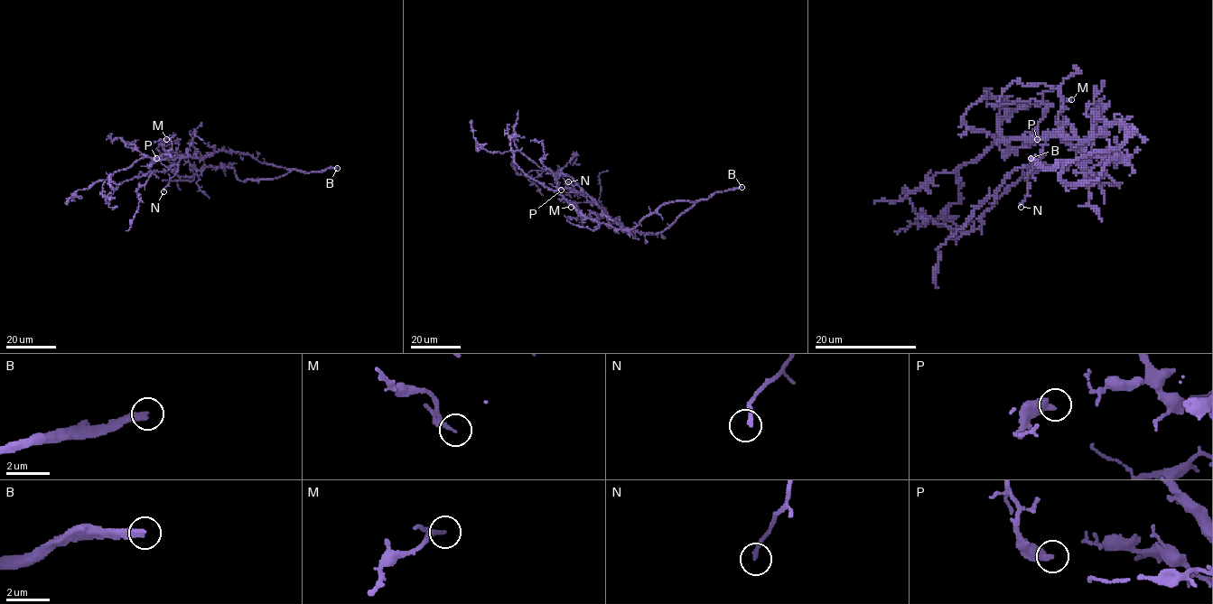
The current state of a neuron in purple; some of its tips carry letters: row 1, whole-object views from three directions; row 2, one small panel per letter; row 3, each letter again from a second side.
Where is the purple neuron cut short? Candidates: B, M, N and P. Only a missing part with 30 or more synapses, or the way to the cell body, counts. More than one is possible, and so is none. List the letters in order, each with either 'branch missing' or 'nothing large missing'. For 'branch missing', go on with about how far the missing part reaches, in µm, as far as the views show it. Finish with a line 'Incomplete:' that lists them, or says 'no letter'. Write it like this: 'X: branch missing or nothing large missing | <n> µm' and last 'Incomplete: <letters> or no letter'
B: branch missing | 140 µm
M: nothing large missing
N: nothing large missing
P: nothing large missing
Incomplete: B

